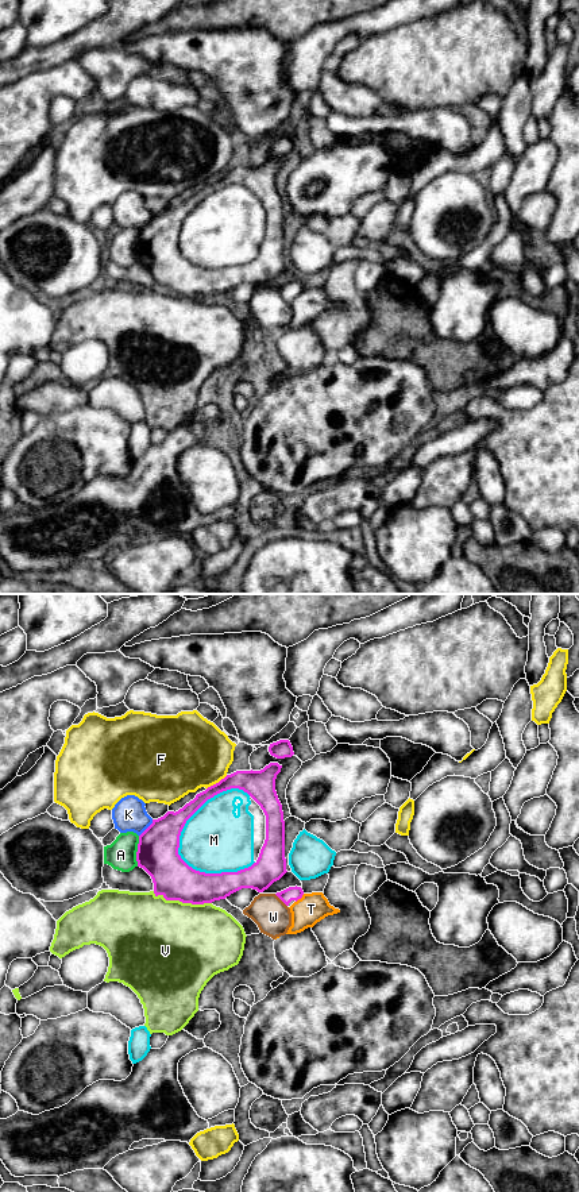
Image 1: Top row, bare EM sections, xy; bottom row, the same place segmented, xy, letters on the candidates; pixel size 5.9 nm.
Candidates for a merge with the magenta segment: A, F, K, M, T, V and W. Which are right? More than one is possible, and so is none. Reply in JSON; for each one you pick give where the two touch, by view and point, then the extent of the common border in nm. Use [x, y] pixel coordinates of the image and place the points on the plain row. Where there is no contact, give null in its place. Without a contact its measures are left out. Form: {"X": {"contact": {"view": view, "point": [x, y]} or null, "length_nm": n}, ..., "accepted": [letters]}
{"accepted": []}

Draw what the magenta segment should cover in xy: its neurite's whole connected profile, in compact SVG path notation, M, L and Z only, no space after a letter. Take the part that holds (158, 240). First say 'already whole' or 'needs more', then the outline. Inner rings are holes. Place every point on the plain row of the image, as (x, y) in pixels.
already whole | M270 158L260 166L236 166L227 170L219 178L208 182L196 190L178 207L167 207L163 212L153 215L153 219L139 231L136 256L153 274L155 292L162 290L166 296L180 296L182 298L204 300L225 294L242 283L252 283L258 288L267 285L279 275L286 266L285 254L285 216L282 200L275 186L275 174L282 161ZM239 184L247 188L263 205L266 211L266 235L258 255L248 263L238 267L205 269L189 262L178 250L180 231L186 216L211 193L231 185Z

